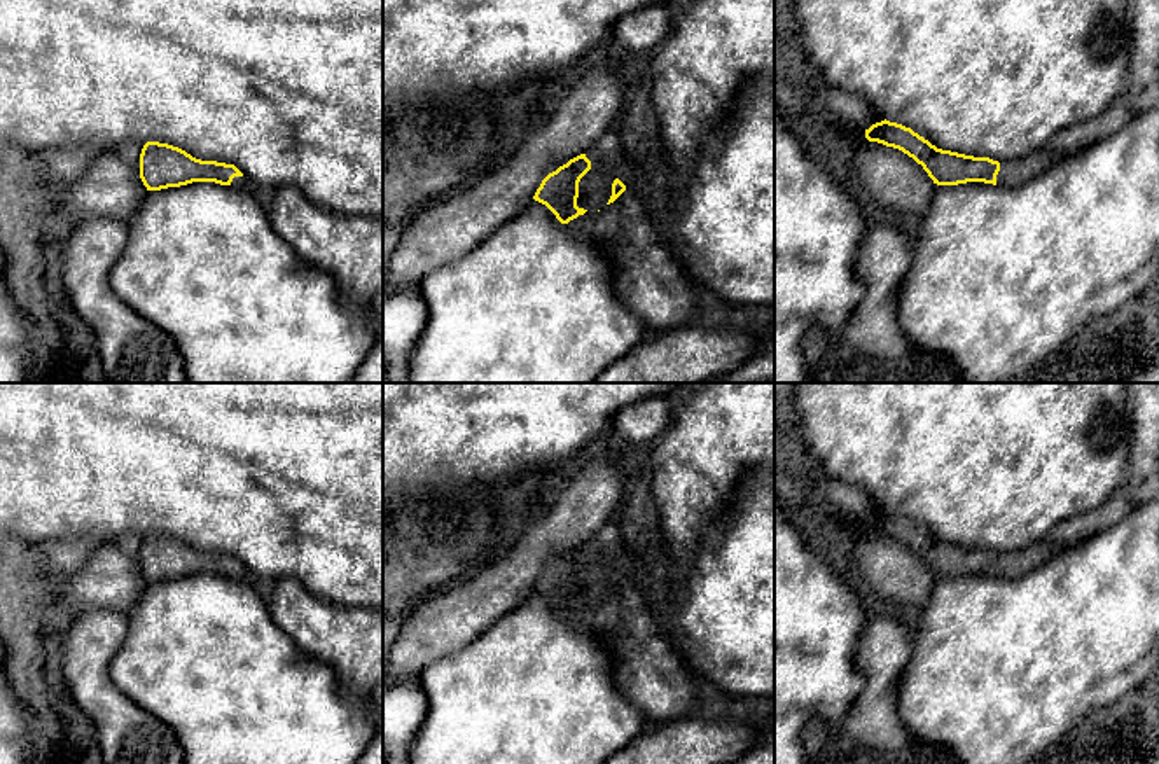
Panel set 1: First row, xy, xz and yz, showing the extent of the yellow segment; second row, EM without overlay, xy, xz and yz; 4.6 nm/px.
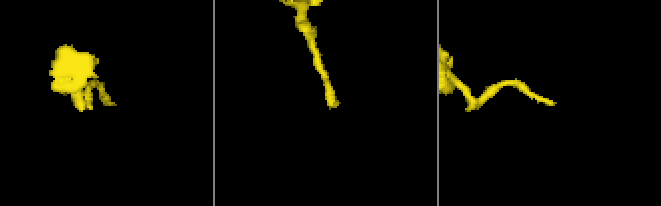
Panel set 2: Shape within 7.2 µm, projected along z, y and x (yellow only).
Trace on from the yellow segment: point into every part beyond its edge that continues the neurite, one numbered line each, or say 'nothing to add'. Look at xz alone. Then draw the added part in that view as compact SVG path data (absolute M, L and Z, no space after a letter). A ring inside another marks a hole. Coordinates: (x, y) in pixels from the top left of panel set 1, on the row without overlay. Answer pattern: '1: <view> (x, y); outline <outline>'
1: xz (651, 673); outline M626 580L596 605L579 607L568 621L608 649L615 687L649 726L691 717L696 678L682 654L661 635L636 580Z

